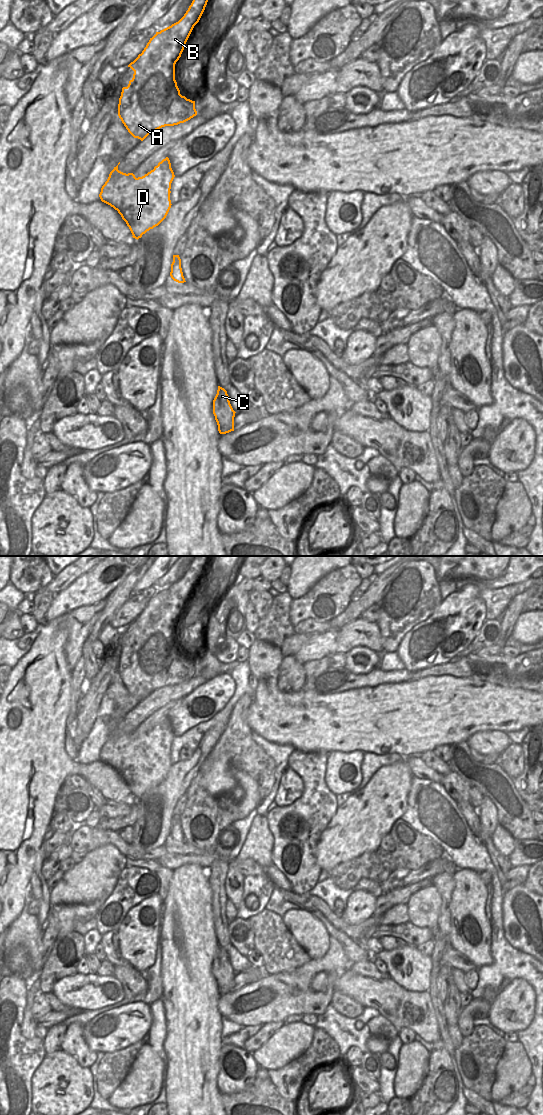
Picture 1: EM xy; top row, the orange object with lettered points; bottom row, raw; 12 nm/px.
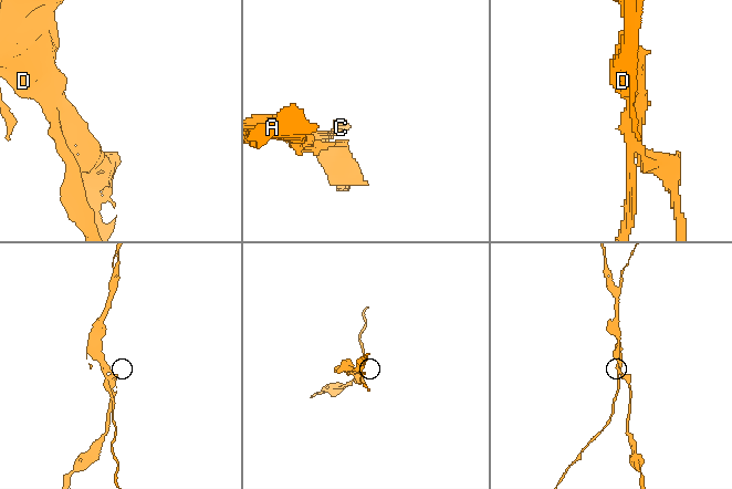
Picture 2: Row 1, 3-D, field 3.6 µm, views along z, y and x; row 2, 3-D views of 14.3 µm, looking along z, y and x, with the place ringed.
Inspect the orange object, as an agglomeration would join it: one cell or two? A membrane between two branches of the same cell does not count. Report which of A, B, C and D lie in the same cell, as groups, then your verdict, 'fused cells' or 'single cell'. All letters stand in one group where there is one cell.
groups A B / C D; fused cells

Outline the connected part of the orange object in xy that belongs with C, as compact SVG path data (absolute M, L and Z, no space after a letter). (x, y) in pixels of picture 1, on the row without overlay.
M218 946L217 954L213 960L213 974L218 985L220 994L226 994L234 991L234 977L233 970L227 951Z

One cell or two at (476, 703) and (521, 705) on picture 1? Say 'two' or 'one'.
one

